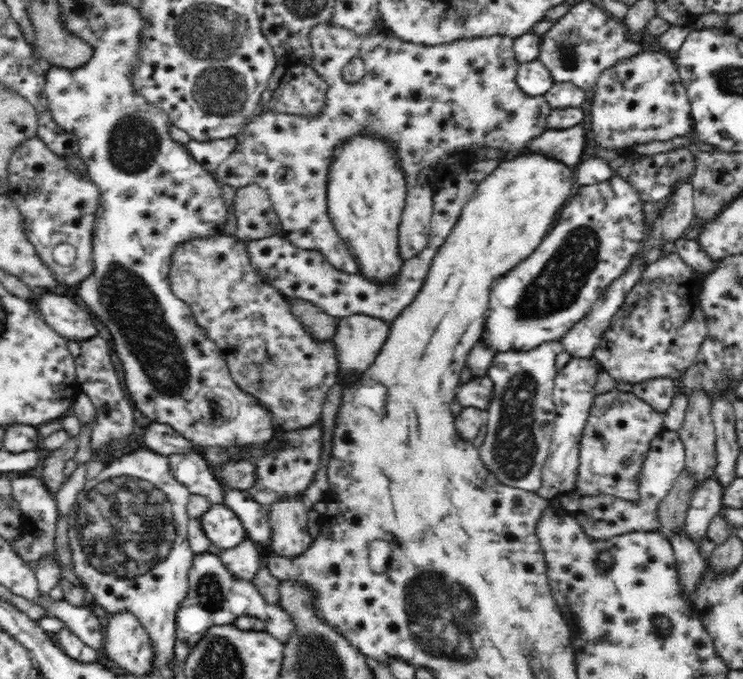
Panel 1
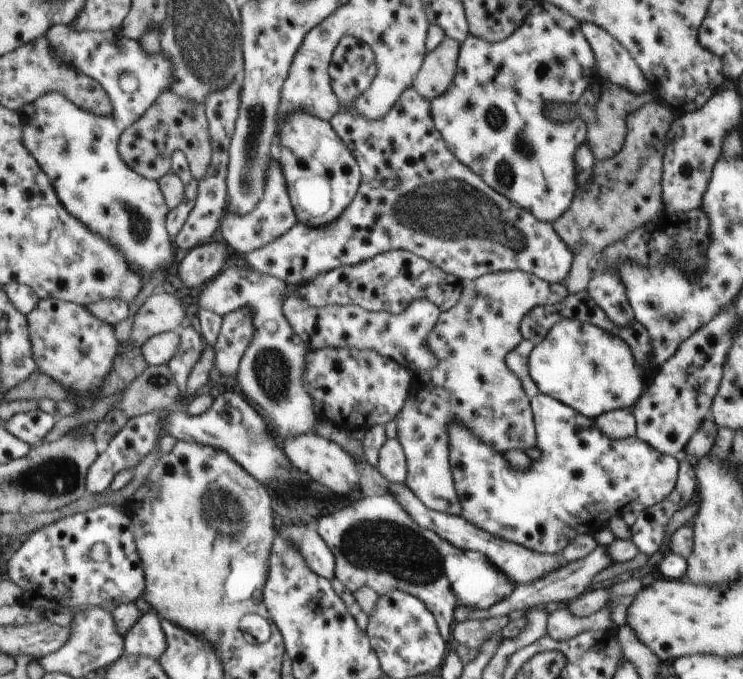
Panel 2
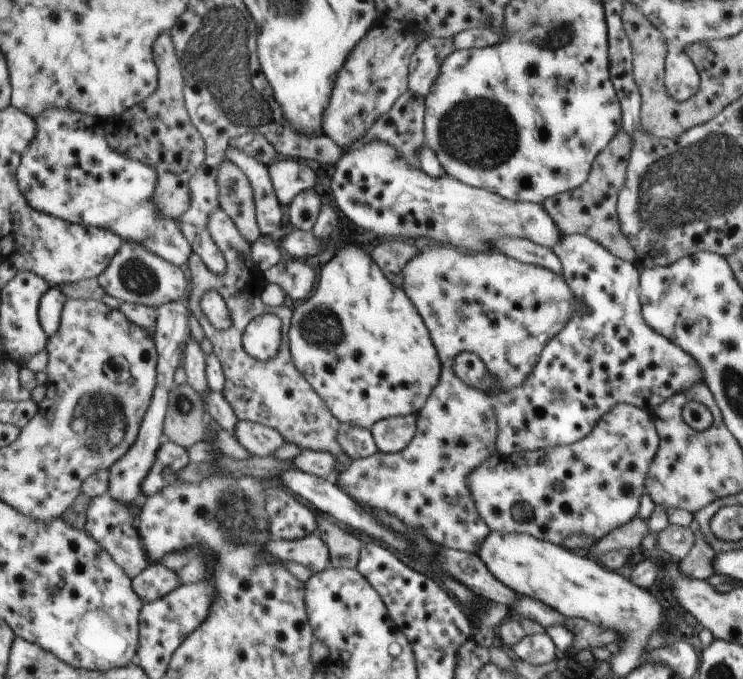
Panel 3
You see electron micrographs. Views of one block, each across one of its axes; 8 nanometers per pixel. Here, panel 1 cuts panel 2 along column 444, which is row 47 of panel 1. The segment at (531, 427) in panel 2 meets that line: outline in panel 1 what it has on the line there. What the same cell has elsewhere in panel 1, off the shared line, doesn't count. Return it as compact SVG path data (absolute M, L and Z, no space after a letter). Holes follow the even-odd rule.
M328 20L310 30L309 41L314 59L313 70L328 84L322 112L317 116L294 116L277 110L259 111L242 128L238 150L246 157L253 182L268 193L281 222L282 235L300 249L322 253L334 269L345 274L358 274L358 265L327 213L328 170L345 142L356 135L366 135L393 143L390 147L396 153L396 163L404 171L406 192L410 190L398 229L399 253L403 260L408 260L420 254L430 238L434 194L430 178L434 178L438 168L452 164L474 146L508 153L518 151L547 129L547 118L553 108L544 95L531 97L519 89L515 81L519 62L513 49L514 41L506 35L479 36L438 46L424 46L403 41L389 29L378 34L356 34ZM353 58L362 58L365 75L359 83L344 83L344 66Z

